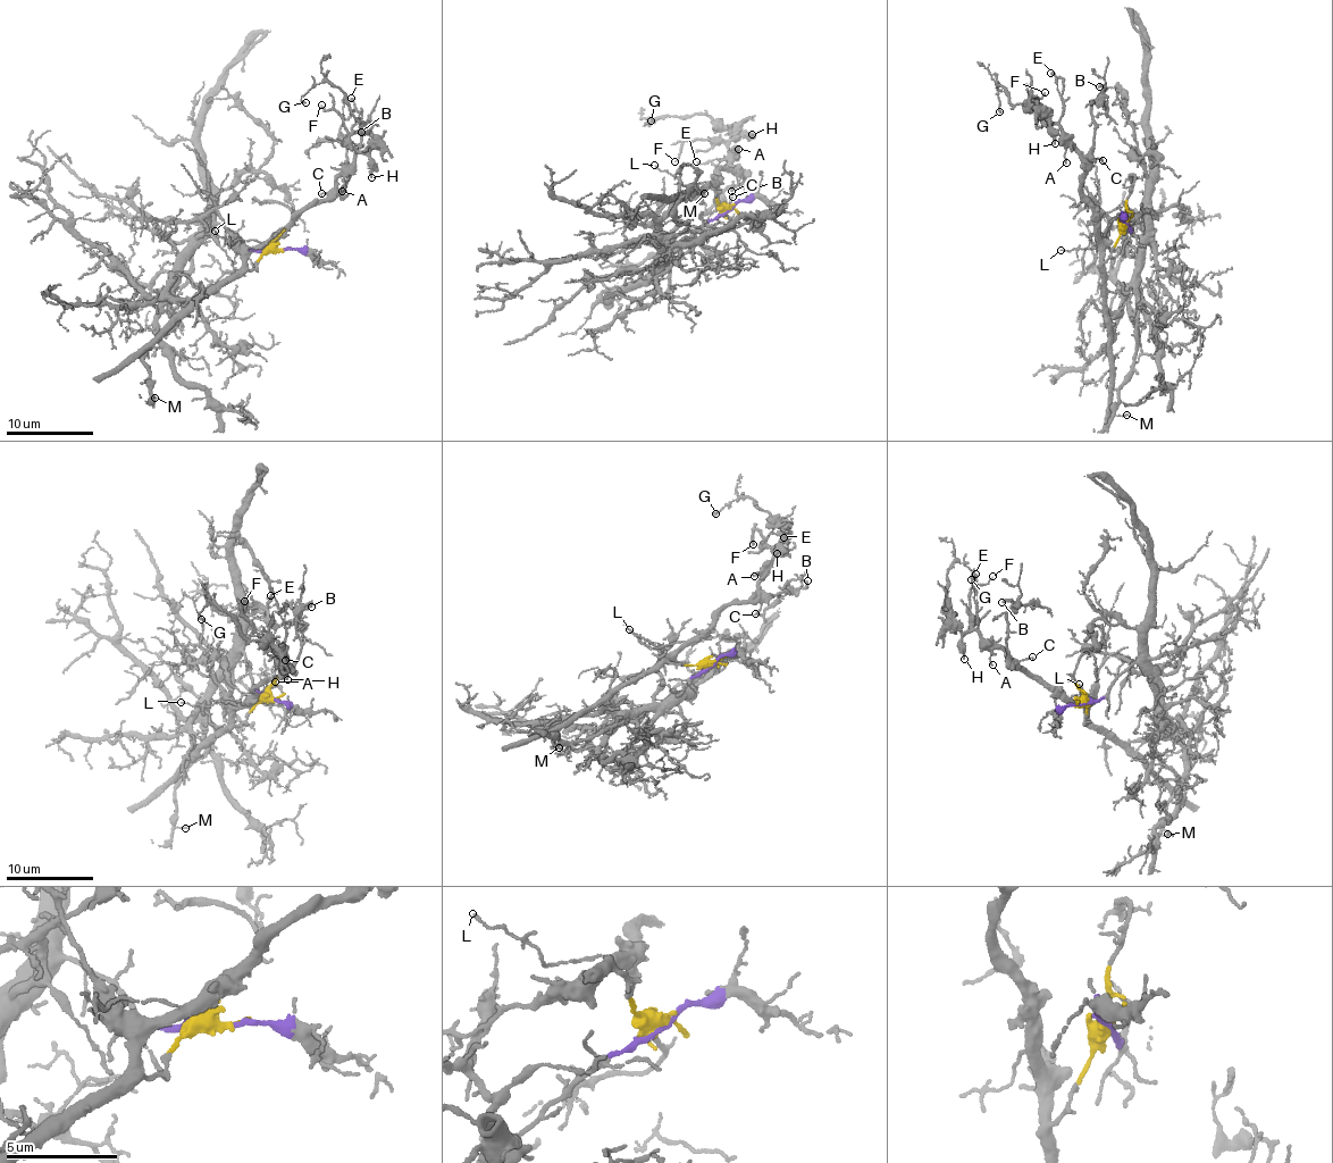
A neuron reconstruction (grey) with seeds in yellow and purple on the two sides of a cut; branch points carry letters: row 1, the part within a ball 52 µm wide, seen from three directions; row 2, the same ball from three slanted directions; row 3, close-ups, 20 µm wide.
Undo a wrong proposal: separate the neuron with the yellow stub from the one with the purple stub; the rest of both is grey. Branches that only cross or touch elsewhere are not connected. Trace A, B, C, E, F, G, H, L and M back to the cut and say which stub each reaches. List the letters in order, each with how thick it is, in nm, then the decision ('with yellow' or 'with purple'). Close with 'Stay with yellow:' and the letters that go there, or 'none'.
A: calibre 120 nm; with yellow
B: calibre 190 nm; with yellow
C: calibre 150 nm; with yellow
E: calibre 180 nm; with yellow
F: calibre 110 nm; with yellow
G: calibre 110 nm; with yellow
H: calibre 220 nm; with yellow
L: calibre 110 nm; with yellow
M: calibre 120 nm; with purple
Stay with yellow: A, B, C, E, F, G, H, L

